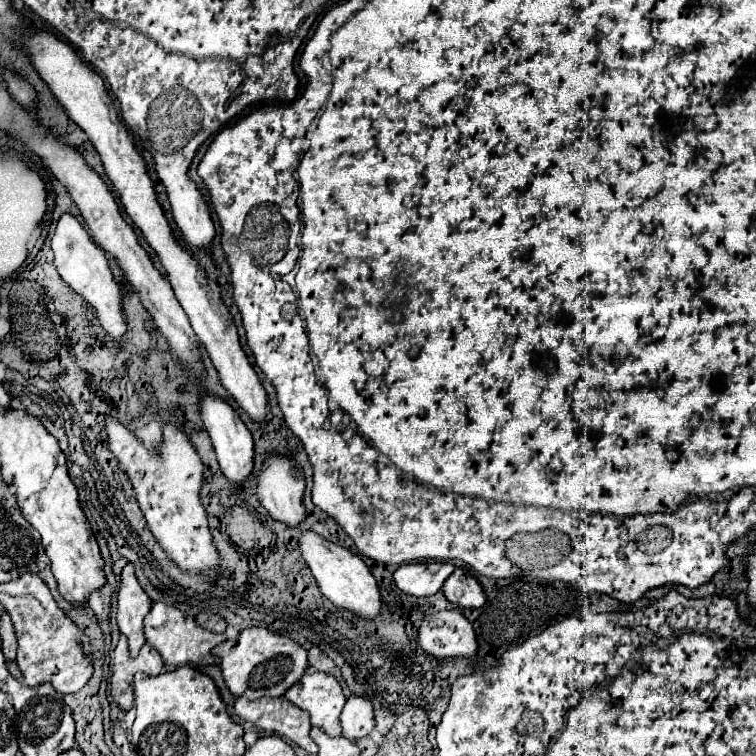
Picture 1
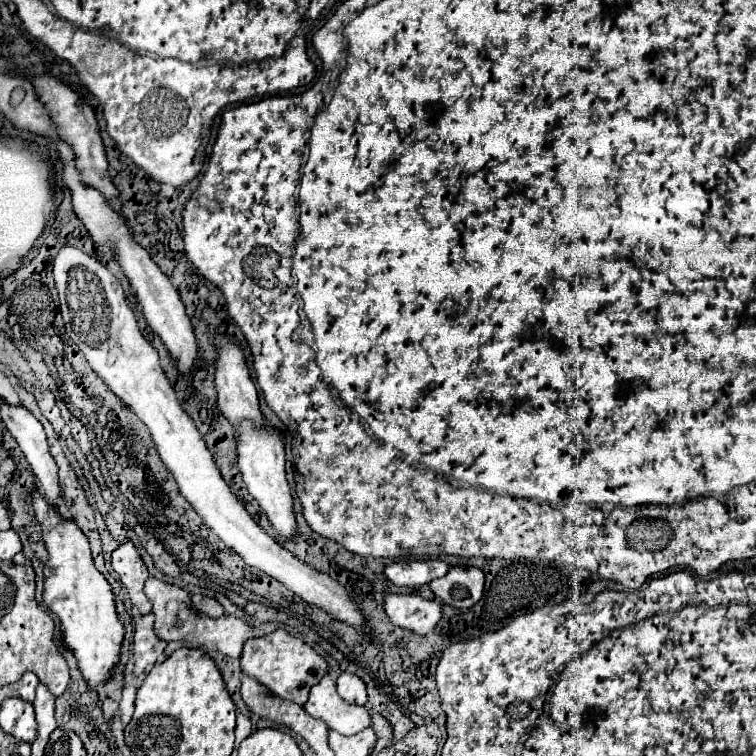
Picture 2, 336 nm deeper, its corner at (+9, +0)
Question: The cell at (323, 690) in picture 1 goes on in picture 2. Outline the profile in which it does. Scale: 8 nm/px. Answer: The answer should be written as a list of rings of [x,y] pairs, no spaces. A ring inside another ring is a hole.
[[[326,675],[318,685],[312,687],[310,699],[304,709],[308,715],[322,719],[330,729],[342,735],[356,735],[372,723],[368,707],[344,701],[336,693],[336,683],[330,675]]]

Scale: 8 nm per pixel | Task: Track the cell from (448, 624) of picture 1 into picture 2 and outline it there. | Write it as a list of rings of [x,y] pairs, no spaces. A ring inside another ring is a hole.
[[[386,593],[384,611],[394,625],[410,629],[420,635],[432,631],[442,617],[440,603],[426,601],[418,595],[402,595],[402,593]]]

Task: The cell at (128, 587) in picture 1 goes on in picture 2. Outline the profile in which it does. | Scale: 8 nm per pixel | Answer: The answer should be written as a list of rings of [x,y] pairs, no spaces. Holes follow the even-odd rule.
[[[126,541],[122,543],[110,557],[110,565],[112,569],[120,575],[122,583],[128,589],[128,595],[132,599],[132,605],[138,607],[138,611],[142,615],[152,611],[152,603],[144,593],[144,583],[148,579],[148,569],[138,553],[138,549],[134,547],[134,543]]]

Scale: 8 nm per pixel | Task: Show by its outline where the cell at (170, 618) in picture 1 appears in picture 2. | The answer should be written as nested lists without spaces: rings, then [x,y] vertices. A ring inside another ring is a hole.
[[[150,577],[146,581],[144,591],[154,605],[154,615],[156,615],[154,629],[158,633],[158,637],[164,639],[164,641],[182,641],[188,647],[202,647],[202,645],[214,643],[214,647],[220,653],[224,653],[228,657],[240,657],[244,641],[256,637],[254,627],[250,623],[246,623],[244,619],[238,619],[238,617],[232,617],[232,615],[212,619],[208,615],[198,613],[190,603],[190,595],[178,585],[170,585],[170,583],[164,583],[164,581],[158,581],[158,579]]]

